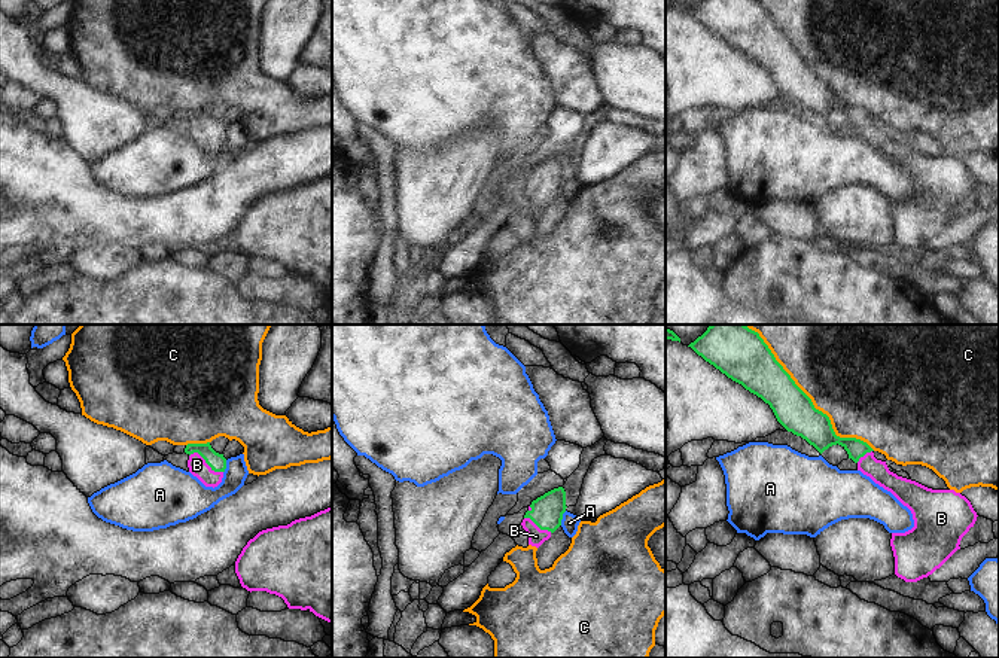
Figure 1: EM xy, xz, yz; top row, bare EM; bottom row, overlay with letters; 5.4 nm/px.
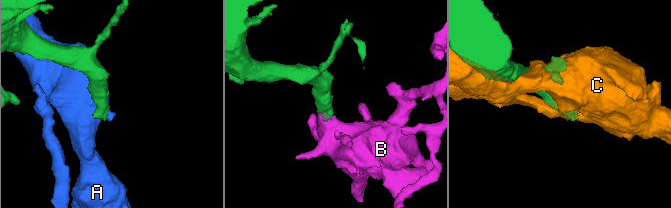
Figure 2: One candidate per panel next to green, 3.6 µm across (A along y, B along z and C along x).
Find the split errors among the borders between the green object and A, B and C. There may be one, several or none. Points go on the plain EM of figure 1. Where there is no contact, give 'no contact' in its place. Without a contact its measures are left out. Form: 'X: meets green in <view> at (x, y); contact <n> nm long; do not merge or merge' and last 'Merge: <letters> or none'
A: meets green in xz at (562, 185); contact 90 nm long; do not merge
B: meets green in xy at (206, 128); contact 200 nm long; merge
C: meets green in yz at (813, 72); contact 900 nm long; do not merge
Merge: B

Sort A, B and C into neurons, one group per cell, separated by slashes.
A / B / C

